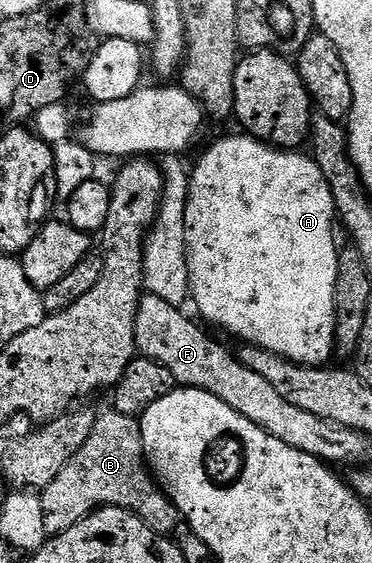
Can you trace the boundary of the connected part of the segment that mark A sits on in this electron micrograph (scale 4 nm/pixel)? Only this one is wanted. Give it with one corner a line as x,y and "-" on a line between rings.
252,136
245,138
221,138
201,159
197,167
192,167
189,179
189,199
185,217
185,247
187,248
187,268
189,269
189,293
191,302
213,326
242,338
242,343
259,350
269,350
298,366
324,367
329,357
333,358
334,338
336,336
335,286
337,282
338,247
333,238
336,210
330,185
316,161
293,150
272,147

